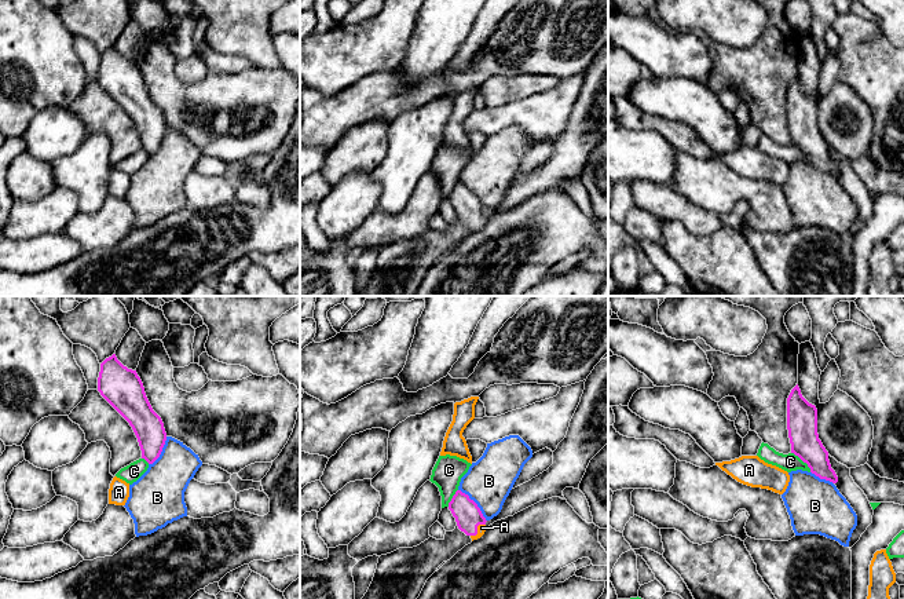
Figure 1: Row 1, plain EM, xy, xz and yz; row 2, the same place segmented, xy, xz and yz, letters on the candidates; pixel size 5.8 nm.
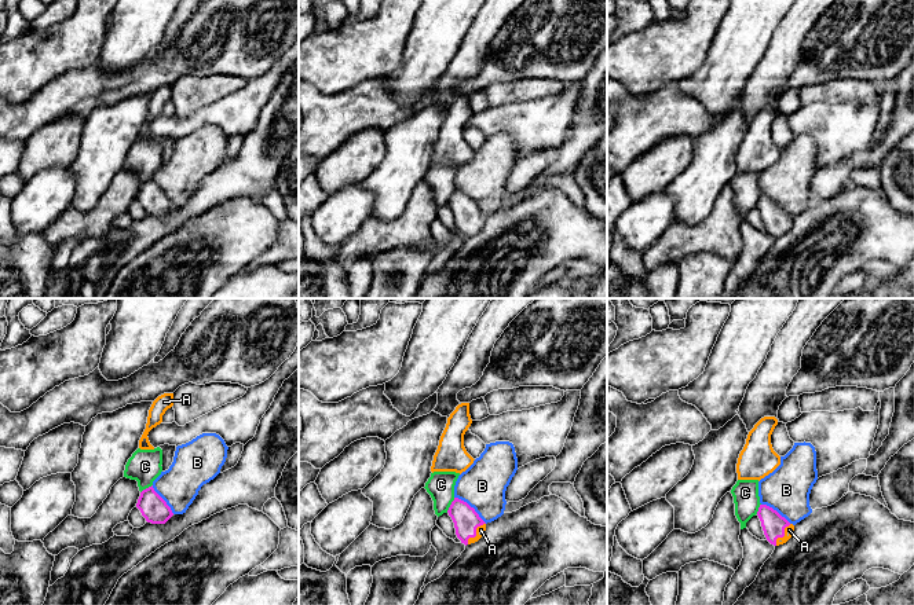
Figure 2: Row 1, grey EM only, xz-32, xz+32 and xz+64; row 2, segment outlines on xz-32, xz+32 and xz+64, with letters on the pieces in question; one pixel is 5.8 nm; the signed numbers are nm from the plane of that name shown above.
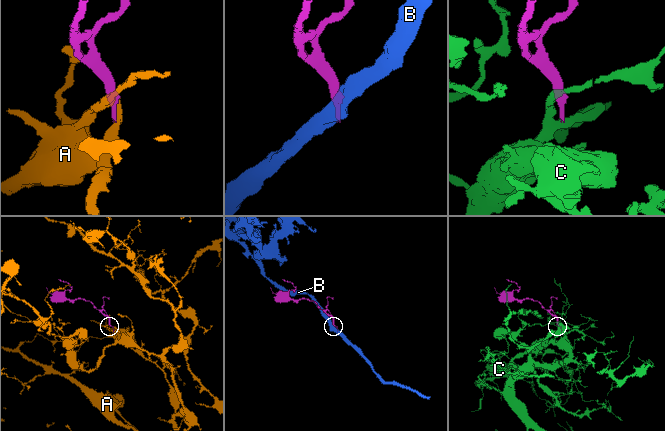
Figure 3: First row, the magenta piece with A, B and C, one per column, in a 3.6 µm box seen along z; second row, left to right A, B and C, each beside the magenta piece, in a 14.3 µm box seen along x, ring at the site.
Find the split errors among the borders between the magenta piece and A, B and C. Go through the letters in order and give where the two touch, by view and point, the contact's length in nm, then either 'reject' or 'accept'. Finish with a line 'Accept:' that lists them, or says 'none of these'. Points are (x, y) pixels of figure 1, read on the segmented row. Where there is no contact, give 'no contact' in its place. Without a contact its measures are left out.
A: meets magenta in xz at (476, 529); contact 120 nm long; accept
B: meets magenta in xz at (476, 504); contact 260 nm long; reject
C: meets magenta in yz at (802, 460); contact 170 nm long; reject
Accept: A

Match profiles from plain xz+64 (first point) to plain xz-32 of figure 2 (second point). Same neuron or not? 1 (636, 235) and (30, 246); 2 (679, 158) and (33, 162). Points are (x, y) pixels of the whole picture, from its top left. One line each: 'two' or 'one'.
1: two
2: one

